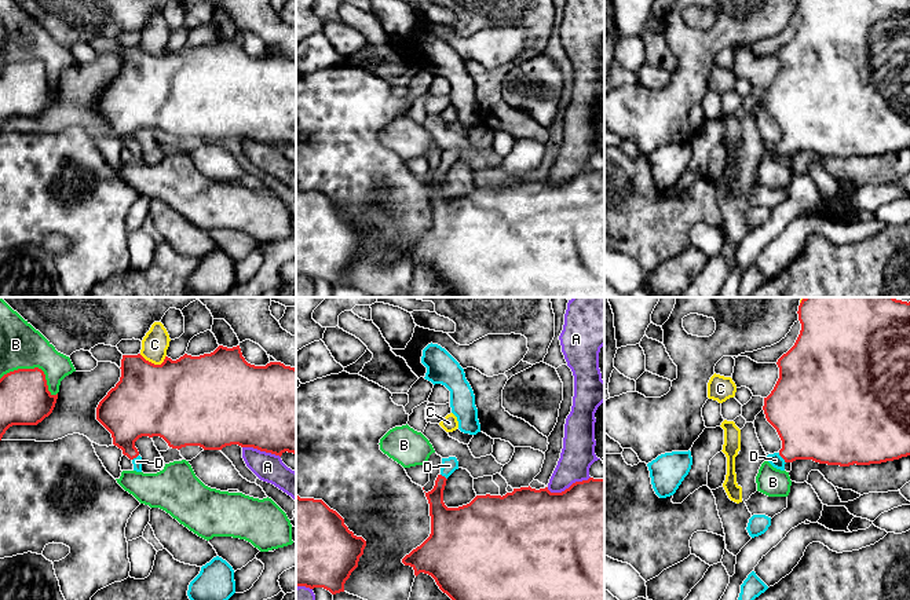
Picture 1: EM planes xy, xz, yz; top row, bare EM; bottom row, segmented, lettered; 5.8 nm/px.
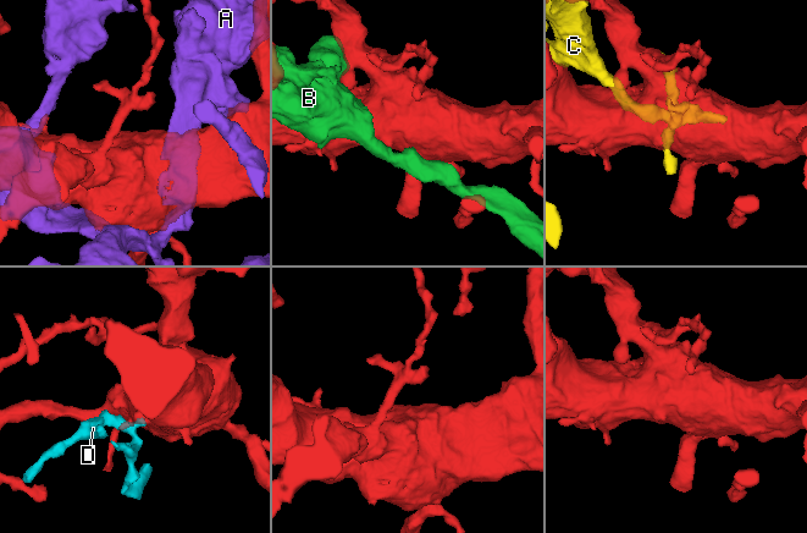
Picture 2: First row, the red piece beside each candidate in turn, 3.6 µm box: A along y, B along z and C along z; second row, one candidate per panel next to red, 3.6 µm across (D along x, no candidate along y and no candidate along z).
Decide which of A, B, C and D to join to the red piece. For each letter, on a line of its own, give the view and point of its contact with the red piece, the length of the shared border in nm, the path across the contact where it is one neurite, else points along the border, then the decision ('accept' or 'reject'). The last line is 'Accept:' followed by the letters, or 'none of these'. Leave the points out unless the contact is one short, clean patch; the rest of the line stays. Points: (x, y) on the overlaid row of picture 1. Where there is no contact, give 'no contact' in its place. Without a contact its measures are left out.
A: xz (569, 487) | 260 nm | reject
B: xy (35, 368) | 340 nm | reject
C: xy (153, 363) | 160 nm | reject
D: yz (782, 457) | 80 nm | across yz (811, 425), (782, 457), (775, 460) | accept
Accept: D

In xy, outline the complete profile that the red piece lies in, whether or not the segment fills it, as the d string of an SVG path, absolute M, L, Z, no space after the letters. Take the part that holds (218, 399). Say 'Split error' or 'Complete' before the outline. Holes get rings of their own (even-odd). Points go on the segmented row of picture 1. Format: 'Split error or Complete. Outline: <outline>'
Split error. Outline: M219 345L213 352L200 356L191 356L184 354L176 361L165 356L161 365L154 365L146 361L140 354L123 355L121 359L121 377L120 381L112 388L107 395L99 402L96 407L96 420L112 433L113 444L123 450L132 464L134 471L142 472L142 457L139 456L135 442L142 436L160 436L169 447L182 449L186 446L200 446L204 450L222 450L226 446L238 444L241 447L253 447L260 451L282 456L285 451L296 454L296 369L285 366L281 362L270 362L266 366L255 366L245 361L240 345L227 348Z

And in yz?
Split error. Outline: M804 297L797 314L801 323L800 334L794 345L778 359L779 378L771 394L764 398L765 418L782 440L782 449L768 454L765 461L774 468L785 471L785 464L796 460L849 467L881 464L910 456L910 301L895 297Z

